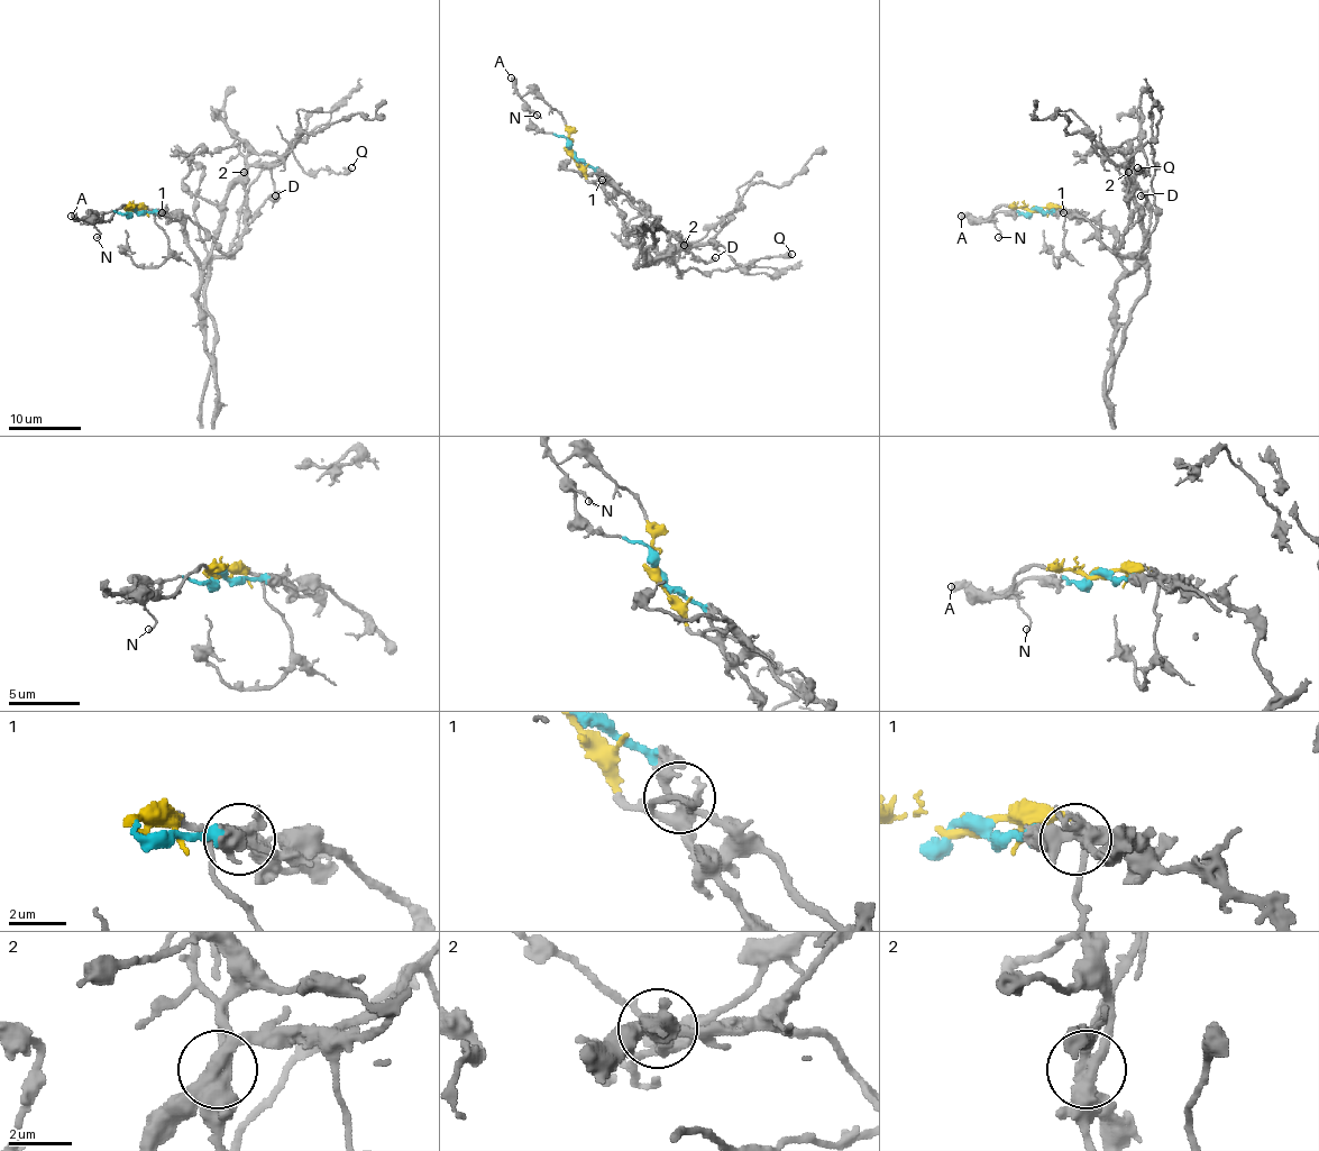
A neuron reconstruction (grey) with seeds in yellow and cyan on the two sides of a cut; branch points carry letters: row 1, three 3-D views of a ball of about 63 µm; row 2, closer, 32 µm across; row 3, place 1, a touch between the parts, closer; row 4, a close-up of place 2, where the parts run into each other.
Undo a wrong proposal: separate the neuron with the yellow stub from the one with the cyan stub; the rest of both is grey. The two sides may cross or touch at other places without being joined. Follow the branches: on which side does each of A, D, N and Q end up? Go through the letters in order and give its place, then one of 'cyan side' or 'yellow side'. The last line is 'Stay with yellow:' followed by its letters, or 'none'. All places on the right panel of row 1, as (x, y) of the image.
A: place (961, 216); cyan side
D: place (1141, 195); cyan side
N: place (998, 237); cyan side
Q: place (1137, 167); yellow side
Stay with yellow: Q

